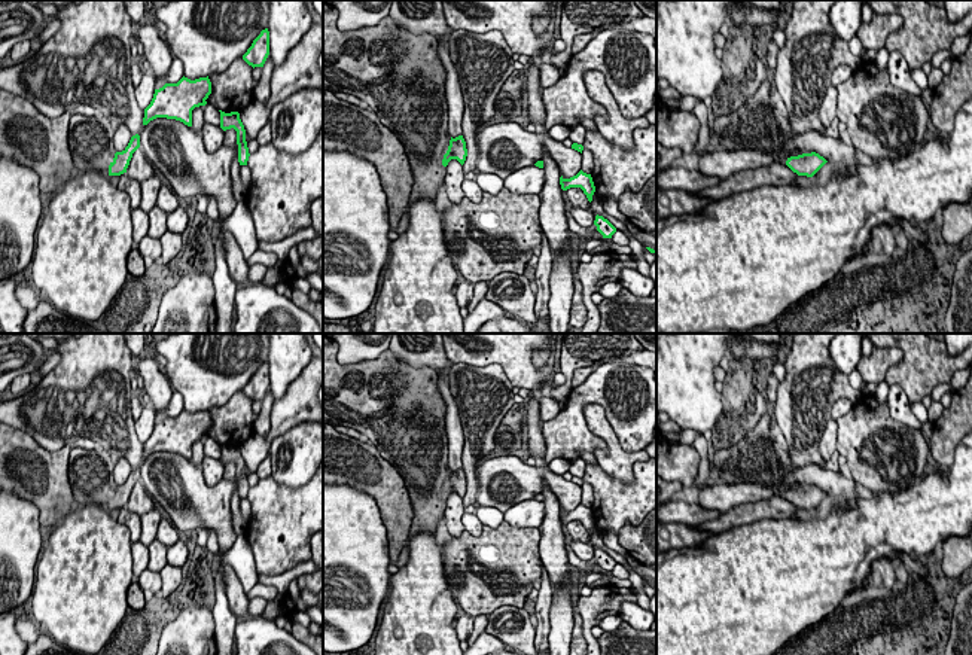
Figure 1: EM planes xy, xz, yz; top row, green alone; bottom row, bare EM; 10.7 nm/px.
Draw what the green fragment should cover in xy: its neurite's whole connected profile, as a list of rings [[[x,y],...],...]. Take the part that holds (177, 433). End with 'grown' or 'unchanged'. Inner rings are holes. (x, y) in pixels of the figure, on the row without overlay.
[[[183,409],[177,417],[165,417],[155,423],[150,438],[144,442],[143,458],[156,451],[167,451],[192,460],[192,444],[205,439],[210,427],[208,409],[195,414]]]; unchanged

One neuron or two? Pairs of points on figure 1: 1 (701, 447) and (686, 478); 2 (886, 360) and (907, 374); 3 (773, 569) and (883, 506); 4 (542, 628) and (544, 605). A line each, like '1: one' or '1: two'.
1: two
2: two
3: one
4: one

